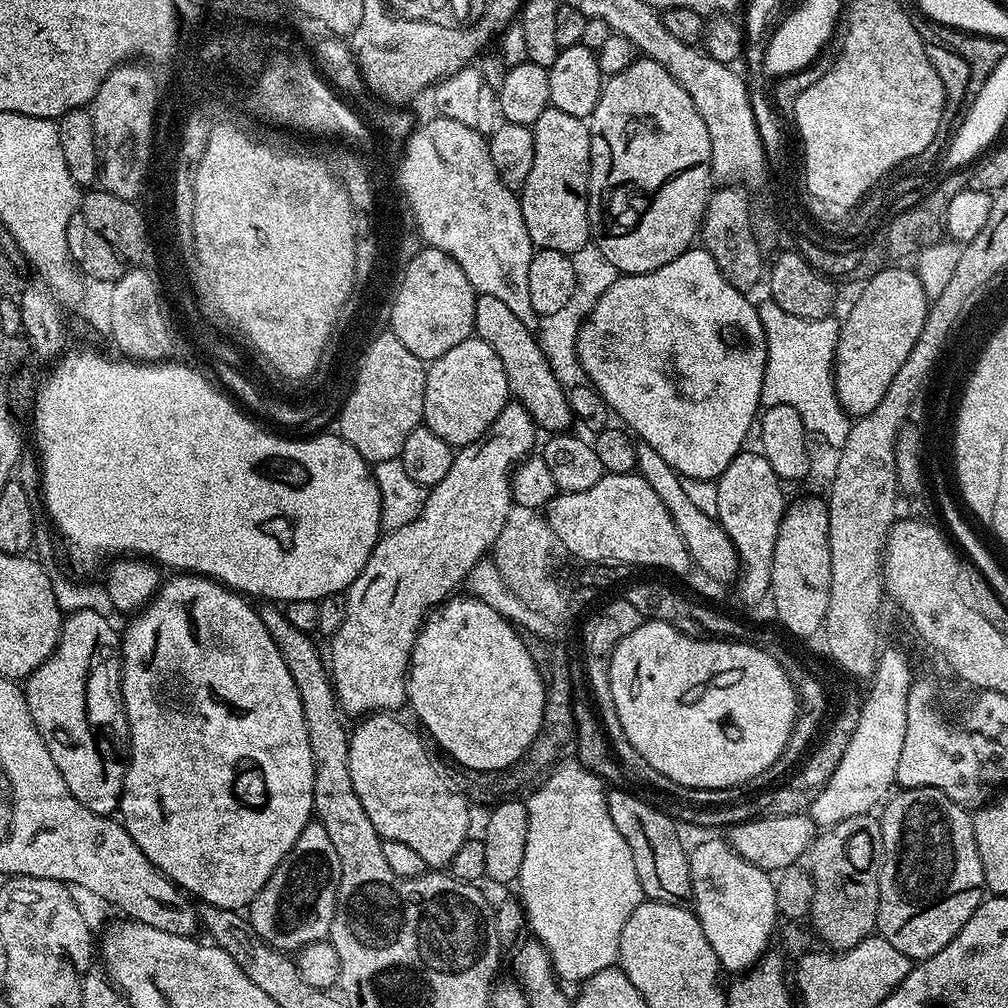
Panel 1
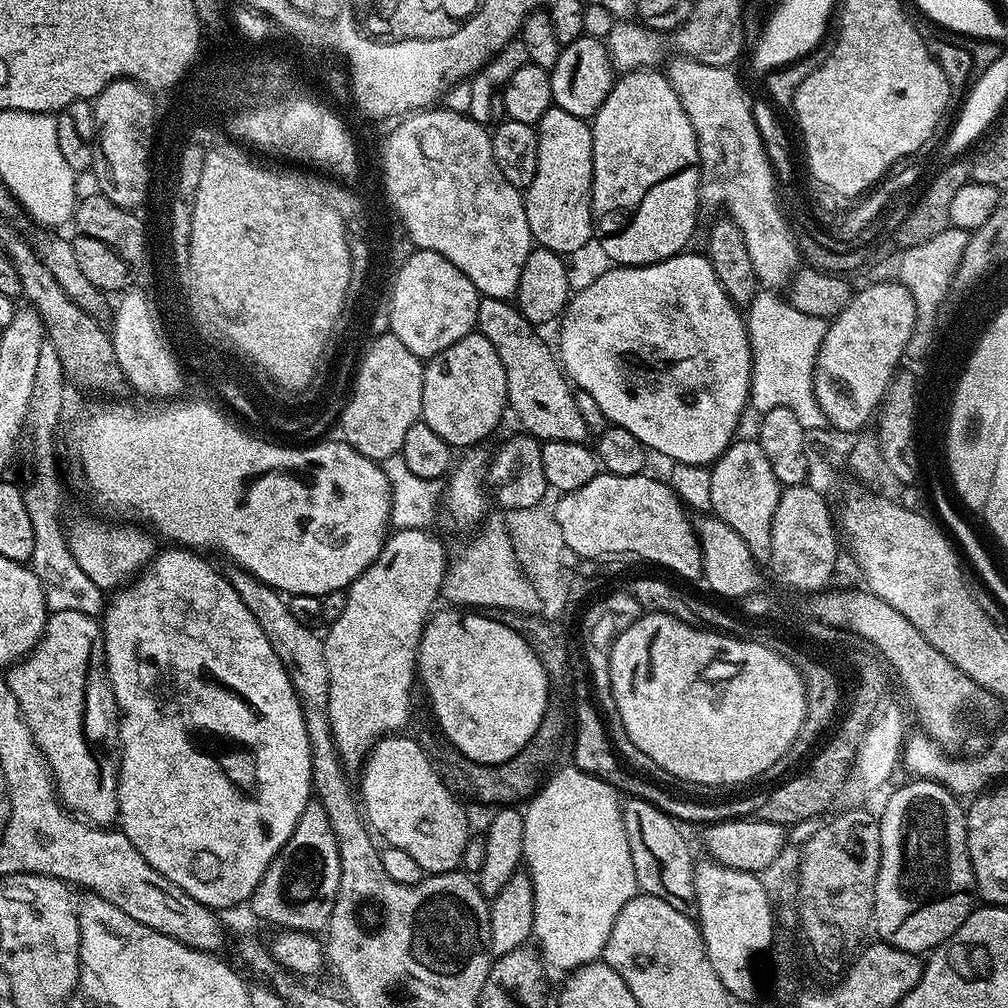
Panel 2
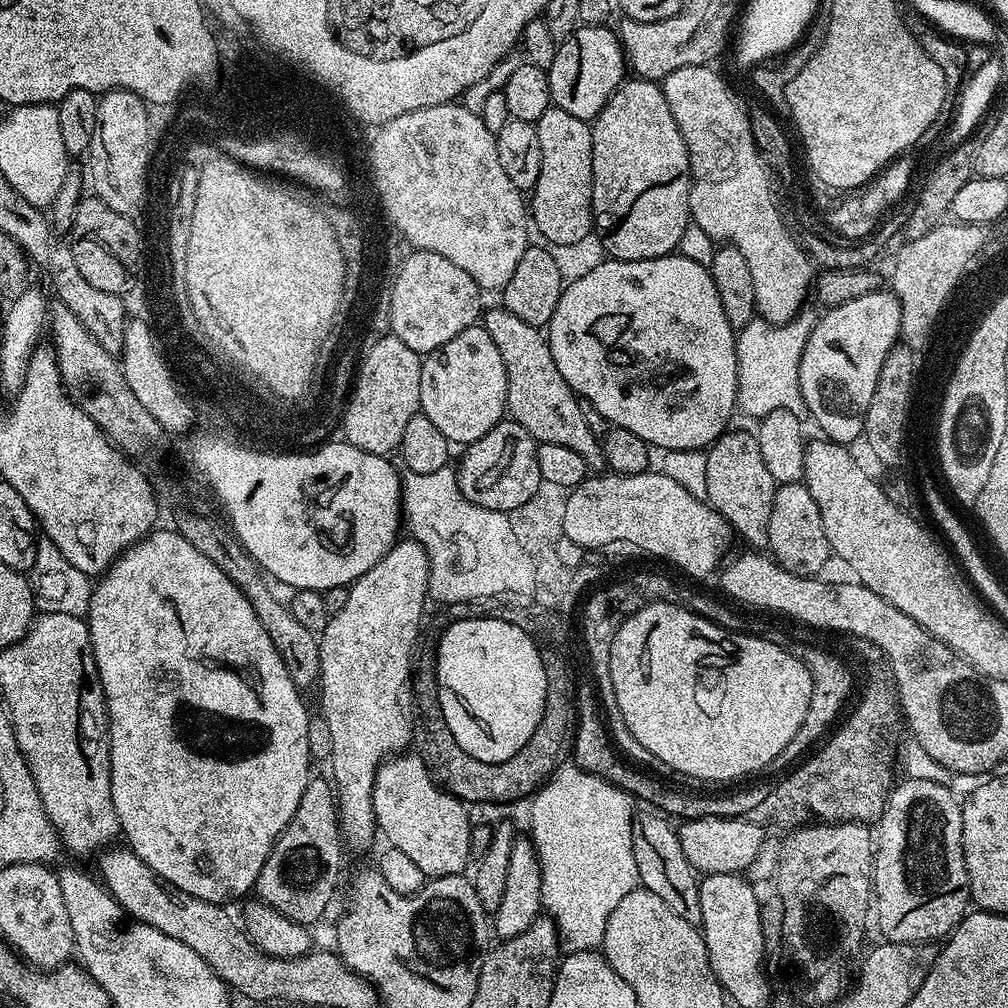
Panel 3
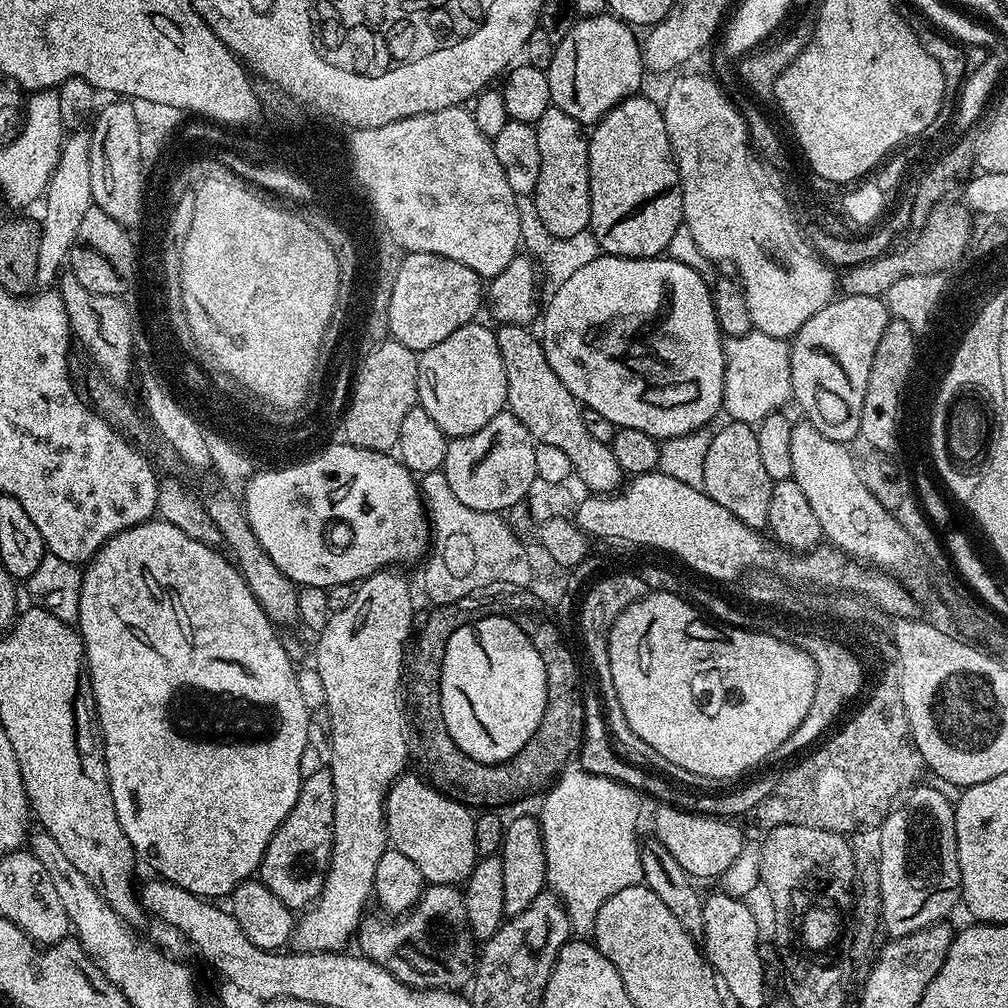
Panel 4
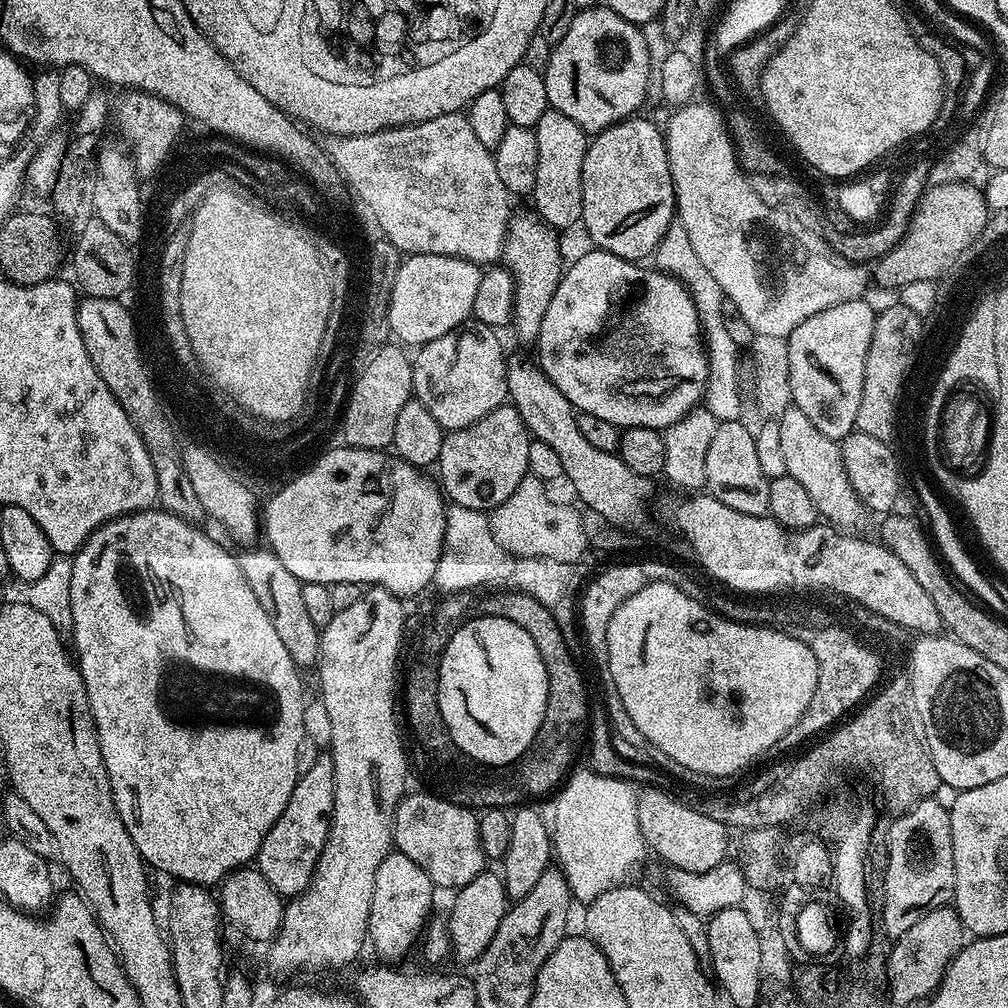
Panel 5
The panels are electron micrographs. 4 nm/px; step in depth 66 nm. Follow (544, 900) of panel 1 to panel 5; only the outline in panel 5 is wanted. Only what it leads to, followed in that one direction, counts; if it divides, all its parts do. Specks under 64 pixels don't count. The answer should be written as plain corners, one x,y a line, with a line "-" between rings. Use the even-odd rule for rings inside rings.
591,770
575,772
567,777
566,783
559,789
560,797
552,812
550,844
554,849
555,863
570,886
573,901
580,903
581,900
581,905
586,906
591,900
598,898
598,894
606,894
606,890
629,883
628,875
639,866
644,852
646,856
646,845
638,826
637,789
624,779
600,776

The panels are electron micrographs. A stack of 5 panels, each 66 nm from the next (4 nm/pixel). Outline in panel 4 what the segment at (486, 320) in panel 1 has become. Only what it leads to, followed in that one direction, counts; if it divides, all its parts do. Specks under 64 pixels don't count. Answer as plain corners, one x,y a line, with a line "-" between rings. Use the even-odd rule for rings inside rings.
501,324
495,329
498,350
506,366
508,379
507,411
512,412
530,430
537,444
558,446
570,458
575,479
581,480
592,494
612,494
621,487
622,473
611,447
590,438
586,422
582,422
582,405
562,386
558,374
546,362
543,343
522,324
-
621,479
621,480
620,480

